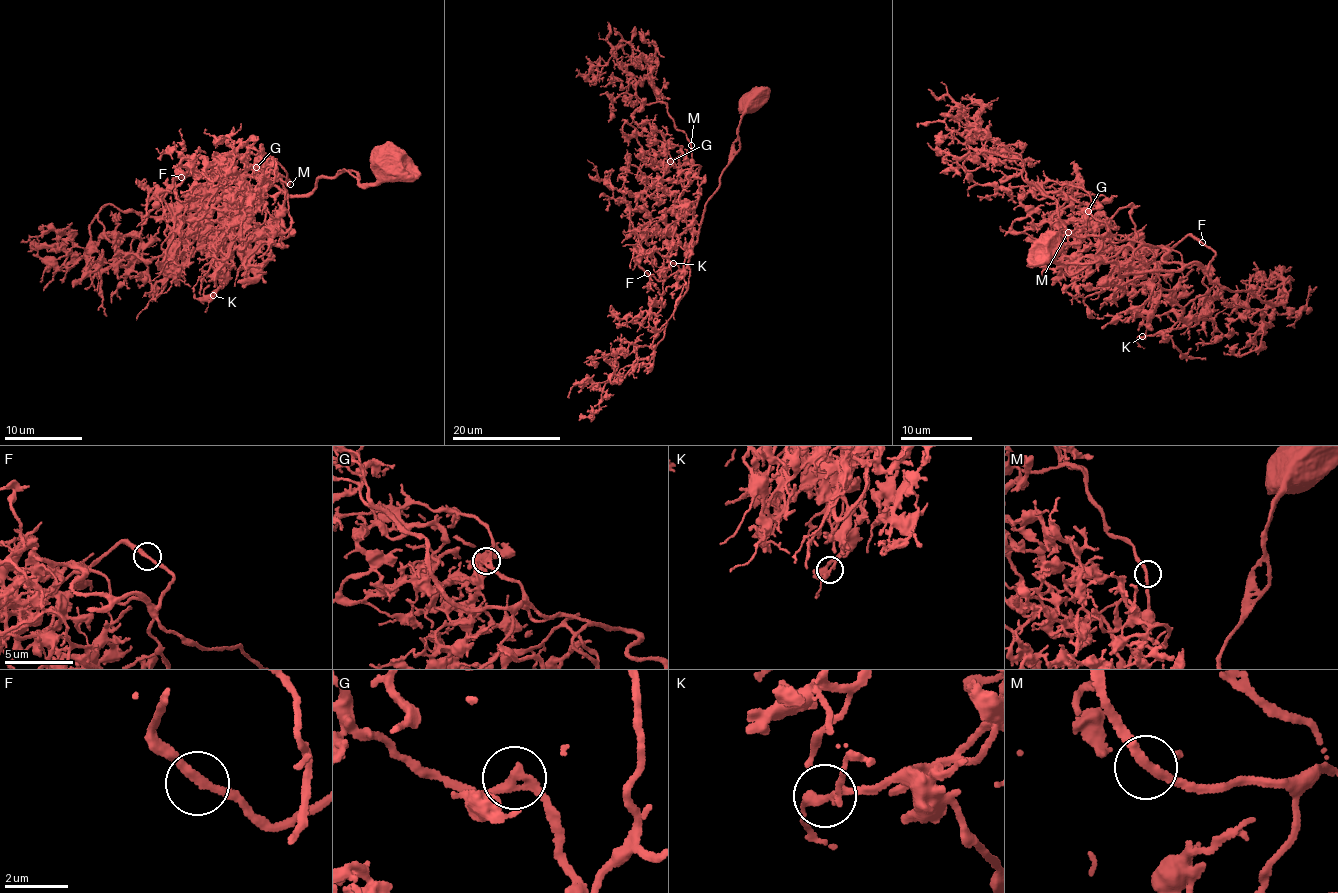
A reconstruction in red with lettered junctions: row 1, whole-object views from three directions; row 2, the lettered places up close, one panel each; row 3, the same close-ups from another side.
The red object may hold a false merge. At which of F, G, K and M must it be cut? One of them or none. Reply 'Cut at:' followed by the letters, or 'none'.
Cut at: none

